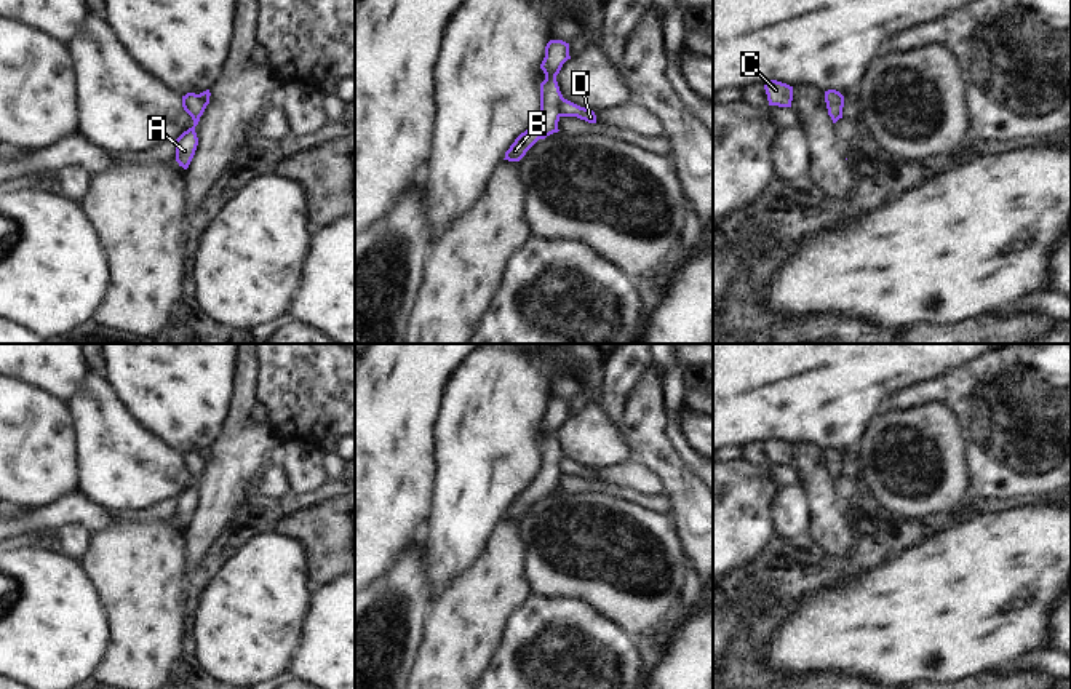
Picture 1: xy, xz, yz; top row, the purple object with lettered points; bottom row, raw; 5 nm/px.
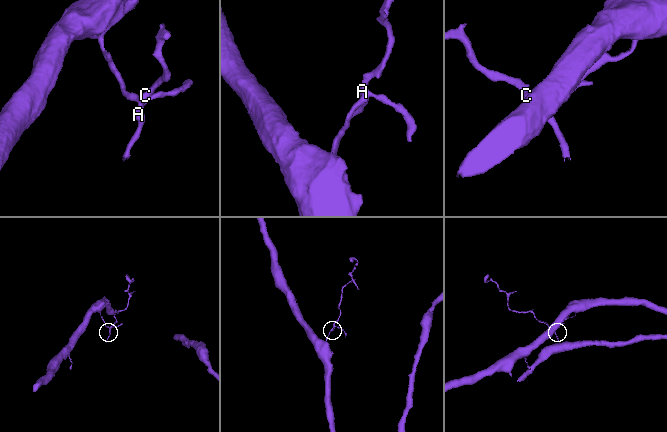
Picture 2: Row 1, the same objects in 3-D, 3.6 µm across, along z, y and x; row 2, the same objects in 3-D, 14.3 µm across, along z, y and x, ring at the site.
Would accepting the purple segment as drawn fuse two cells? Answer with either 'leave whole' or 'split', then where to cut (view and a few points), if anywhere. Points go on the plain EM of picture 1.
split | xz (563, 456), (558, 473)

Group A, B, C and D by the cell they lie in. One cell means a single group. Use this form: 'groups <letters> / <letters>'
groups A B C / D

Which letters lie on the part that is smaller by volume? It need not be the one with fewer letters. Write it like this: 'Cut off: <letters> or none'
Cut off: D

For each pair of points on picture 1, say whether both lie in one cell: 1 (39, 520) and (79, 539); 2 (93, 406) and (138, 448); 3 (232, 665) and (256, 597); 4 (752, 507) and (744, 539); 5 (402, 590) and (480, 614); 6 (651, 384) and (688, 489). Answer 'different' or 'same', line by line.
1: different
2: same
3: same
4: same
5: different
6: same

